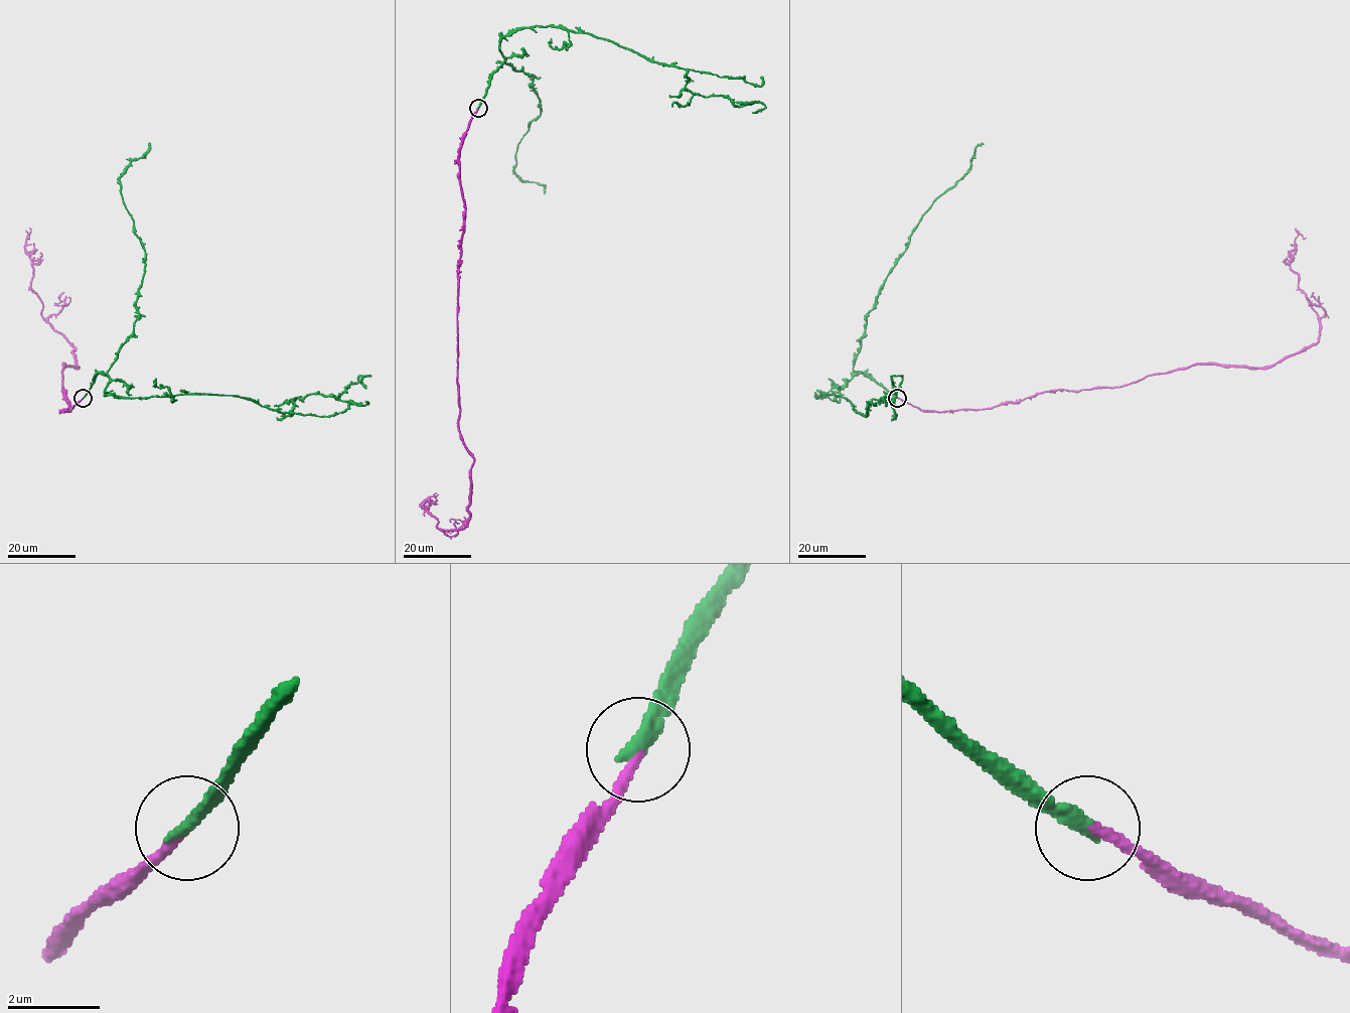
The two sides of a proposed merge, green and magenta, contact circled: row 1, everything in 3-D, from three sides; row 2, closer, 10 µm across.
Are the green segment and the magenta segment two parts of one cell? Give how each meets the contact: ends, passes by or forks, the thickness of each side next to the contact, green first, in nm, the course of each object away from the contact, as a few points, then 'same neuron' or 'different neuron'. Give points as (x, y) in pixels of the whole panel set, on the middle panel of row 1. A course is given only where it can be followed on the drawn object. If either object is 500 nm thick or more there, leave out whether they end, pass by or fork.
green ends there; magenta ends there; 320 nm thick on the green side, 220 nm on the other; green runs (478, 108), (504, 60), (501, 39), (541, 25), (684, 67), (692, 93), (761, 109); magenta runs (478, 108), (459, 170), (459, 436), (473, 458), (469, 518), (439, 530), (427, 500), (424, 516); same neuron

